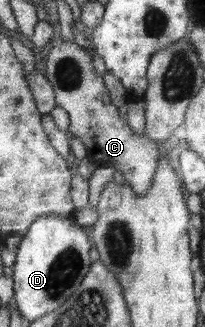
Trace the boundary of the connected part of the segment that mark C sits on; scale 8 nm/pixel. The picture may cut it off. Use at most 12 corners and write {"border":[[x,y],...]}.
{"border":[[49,47],[66,132],[97,167],[89,206],[116,176],[145,194],[159,152],[111,106],[83,48]]}

